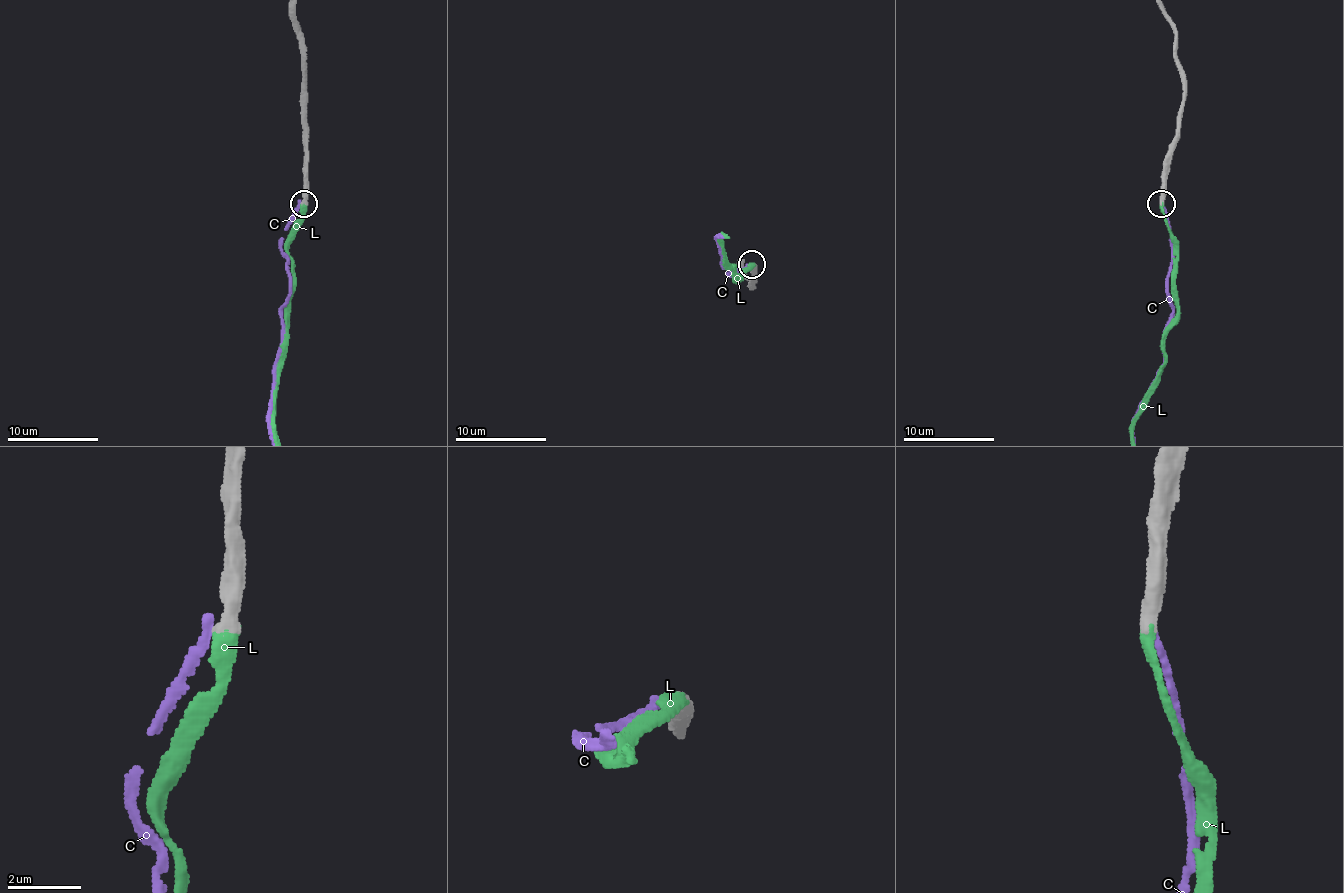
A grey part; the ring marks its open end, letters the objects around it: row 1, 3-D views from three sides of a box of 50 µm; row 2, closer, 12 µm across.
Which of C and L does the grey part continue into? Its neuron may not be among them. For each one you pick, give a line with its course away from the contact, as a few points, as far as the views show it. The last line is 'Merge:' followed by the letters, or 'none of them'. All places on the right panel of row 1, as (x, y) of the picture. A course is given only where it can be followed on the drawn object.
Merge: L

